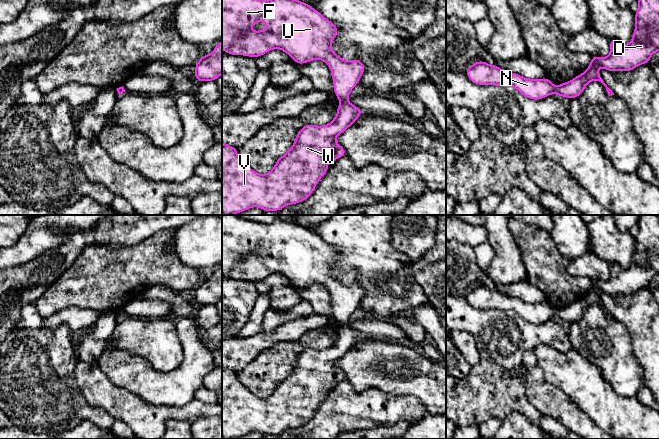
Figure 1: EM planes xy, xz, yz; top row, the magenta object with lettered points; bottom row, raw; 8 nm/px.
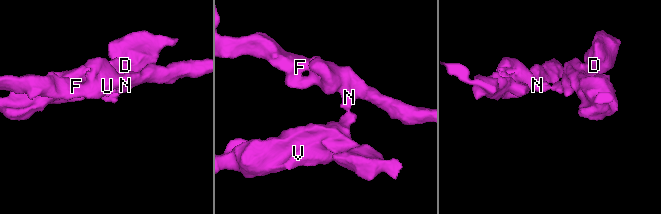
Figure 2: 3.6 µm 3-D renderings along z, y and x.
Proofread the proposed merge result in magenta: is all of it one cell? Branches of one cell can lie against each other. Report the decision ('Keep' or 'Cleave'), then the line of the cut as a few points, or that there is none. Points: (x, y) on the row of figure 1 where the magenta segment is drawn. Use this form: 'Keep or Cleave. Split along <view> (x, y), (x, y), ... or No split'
Cleave. Split along xz (347, 100), (341, 102)

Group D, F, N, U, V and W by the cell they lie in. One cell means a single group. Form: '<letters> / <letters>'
D V W / F N U

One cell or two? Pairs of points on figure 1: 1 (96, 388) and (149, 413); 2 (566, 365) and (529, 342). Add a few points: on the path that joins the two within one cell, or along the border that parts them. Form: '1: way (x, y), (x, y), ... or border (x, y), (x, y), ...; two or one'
1: way (109, 397), (136, 413); one
2: border (532, 349), (540, 344), (547, 344), (560, 351); two

